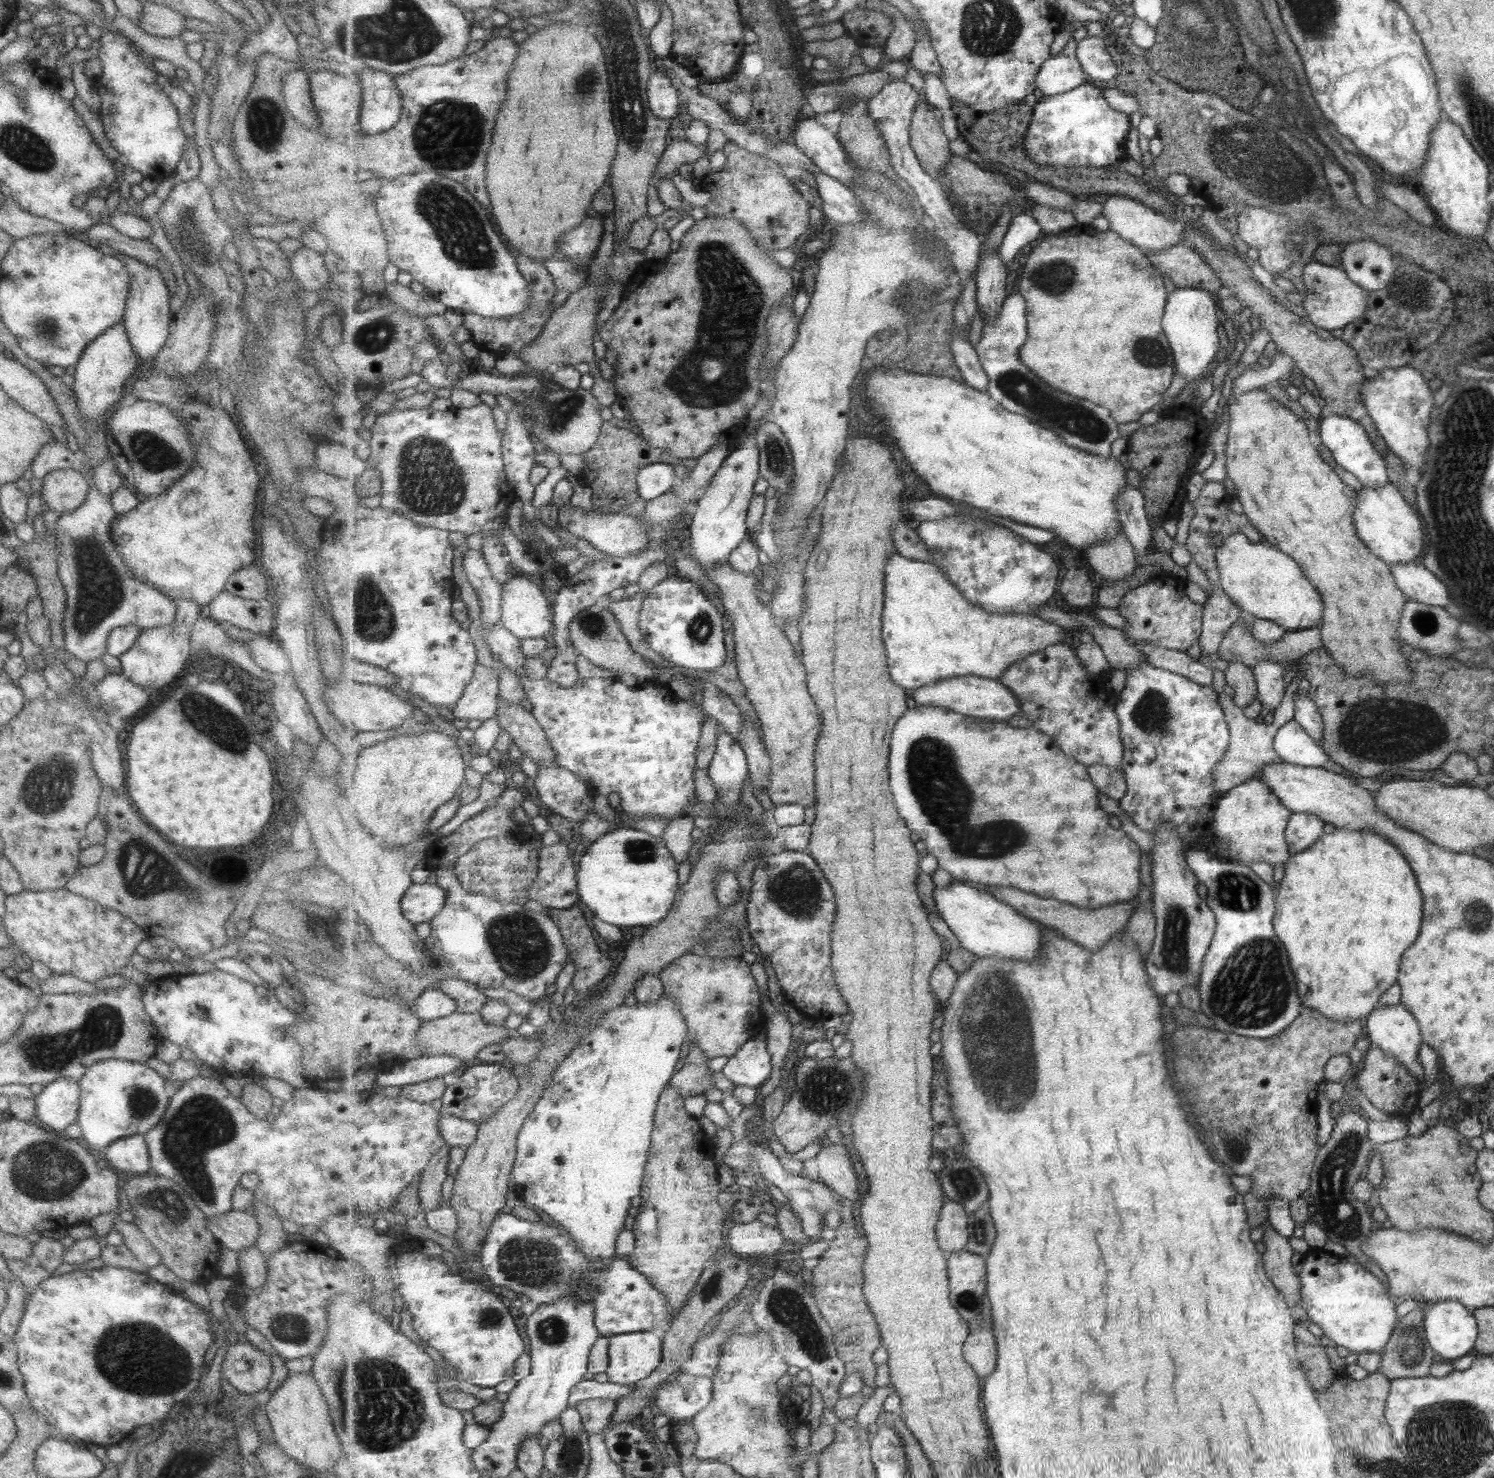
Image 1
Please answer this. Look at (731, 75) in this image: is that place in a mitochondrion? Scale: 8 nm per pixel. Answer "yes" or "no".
no

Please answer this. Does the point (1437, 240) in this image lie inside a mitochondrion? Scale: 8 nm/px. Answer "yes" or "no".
no

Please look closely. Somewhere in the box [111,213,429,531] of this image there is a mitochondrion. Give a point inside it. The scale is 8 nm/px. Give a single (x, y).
(151, 453)

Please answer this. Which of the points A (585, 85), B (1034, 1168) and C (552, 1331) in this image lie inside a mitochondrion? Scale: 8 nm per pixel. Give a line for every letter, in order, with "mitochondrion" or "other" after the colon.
A: mitochondrion
B: other
C: mitochondrion

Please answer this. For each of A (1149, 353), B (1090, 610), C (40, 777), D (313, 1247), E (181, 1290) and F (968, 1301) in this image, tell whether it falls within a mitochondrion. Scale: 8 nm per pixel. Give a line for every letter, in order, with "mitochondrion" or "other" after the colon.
A: mitochondrion
B: other
C: mitochondrion
D: other
E: other
F: mitochondrion

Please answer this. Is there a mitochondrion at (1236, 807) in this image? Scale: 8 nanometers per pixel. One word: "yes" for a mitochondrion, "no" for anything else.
no

